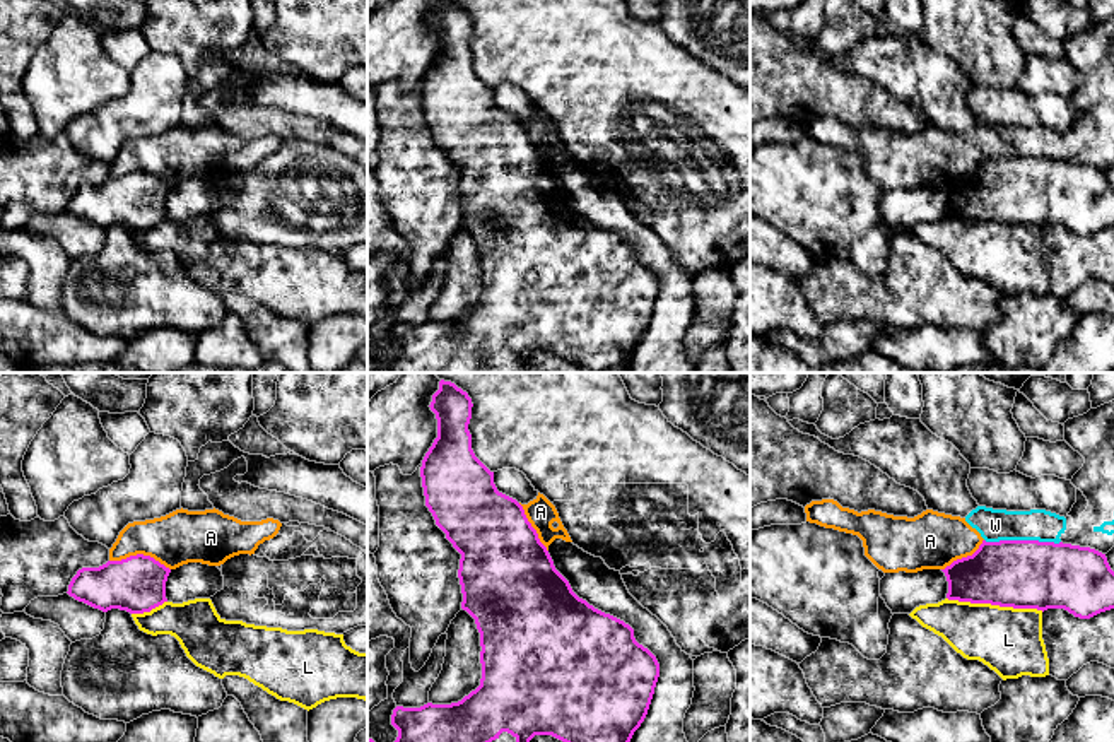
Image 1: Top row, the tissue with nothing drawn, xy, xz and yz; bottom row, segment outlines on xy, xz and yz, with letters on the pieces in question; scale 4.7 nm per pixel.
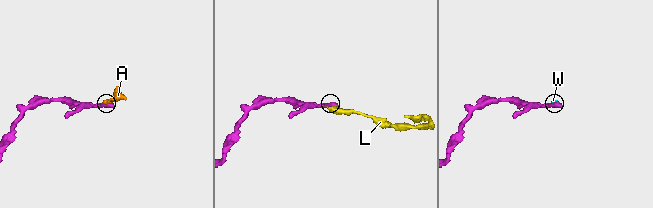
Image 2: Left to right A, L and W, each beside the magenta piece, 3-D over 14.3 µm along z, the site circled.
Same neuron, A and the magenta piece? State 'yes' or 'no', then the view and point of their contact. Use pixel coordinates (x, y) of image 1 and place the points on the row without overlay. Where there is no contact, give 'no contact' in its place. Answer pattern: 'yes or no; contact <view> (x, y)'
no; contact xy (140, 171)

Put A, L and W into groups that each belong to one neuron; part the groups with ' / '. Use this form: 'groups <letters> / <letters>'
groups A W / L

